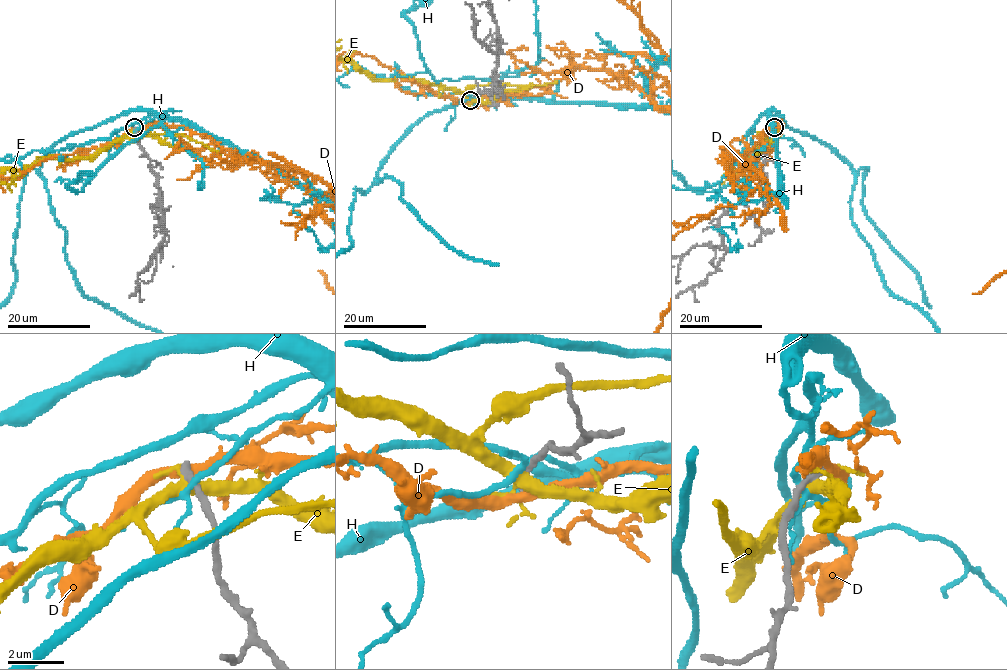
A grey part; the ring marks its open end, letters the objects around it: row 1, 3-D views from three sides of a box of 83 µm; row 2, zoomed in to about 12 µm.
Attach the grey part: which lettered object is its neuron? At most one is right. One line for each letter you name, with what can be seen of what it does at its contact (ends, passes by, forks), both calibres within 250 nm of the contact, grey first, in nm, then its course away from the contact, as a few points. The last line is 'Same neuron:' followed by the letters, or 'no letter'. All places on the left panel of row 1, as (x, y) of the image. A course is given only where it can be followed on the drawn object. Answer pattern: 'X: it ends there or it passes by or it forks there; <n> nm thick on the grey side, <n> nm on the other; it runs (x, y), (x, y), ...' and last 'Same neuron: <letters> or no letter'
Same neuron: no letter

